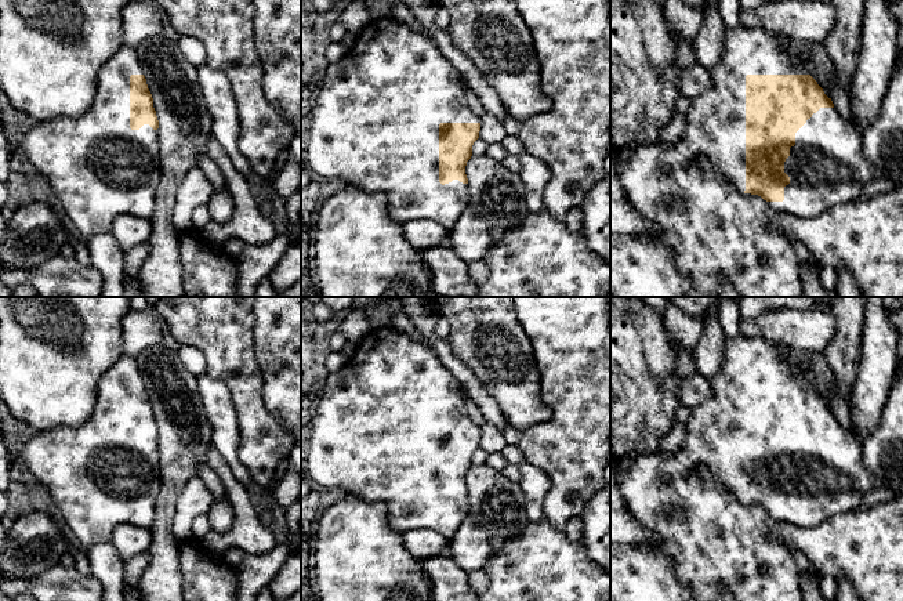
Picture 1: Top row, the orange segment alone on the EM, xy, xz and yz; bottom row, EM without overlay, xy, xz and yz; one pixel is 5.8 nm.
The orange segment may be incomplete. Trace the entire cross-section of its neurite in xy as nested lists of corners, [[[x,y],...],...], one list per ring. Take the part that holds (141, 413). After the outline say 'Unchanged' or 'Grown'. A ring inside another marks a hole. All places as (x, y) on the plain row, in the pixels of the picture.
[[[123,354],[101,377],[93,414],[80,426],[58,426],[44,431],[35,431],[29,438],[11,442],[15,459],[43,484],[66,525],[84,544],[110,542],[113,531],[122,524],[150,529],[156,514],[156,497],[162,485],[159,474],[159,430],[153,417],[153,408],[148,398],[137,359]]]. Grown

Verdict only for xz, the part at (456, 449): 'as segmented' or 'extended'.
extended

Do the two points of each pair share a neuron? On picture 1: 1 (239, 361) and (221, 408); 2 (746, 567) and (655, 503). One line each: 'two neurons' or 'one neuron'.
1: two neurons
2: one neuron

